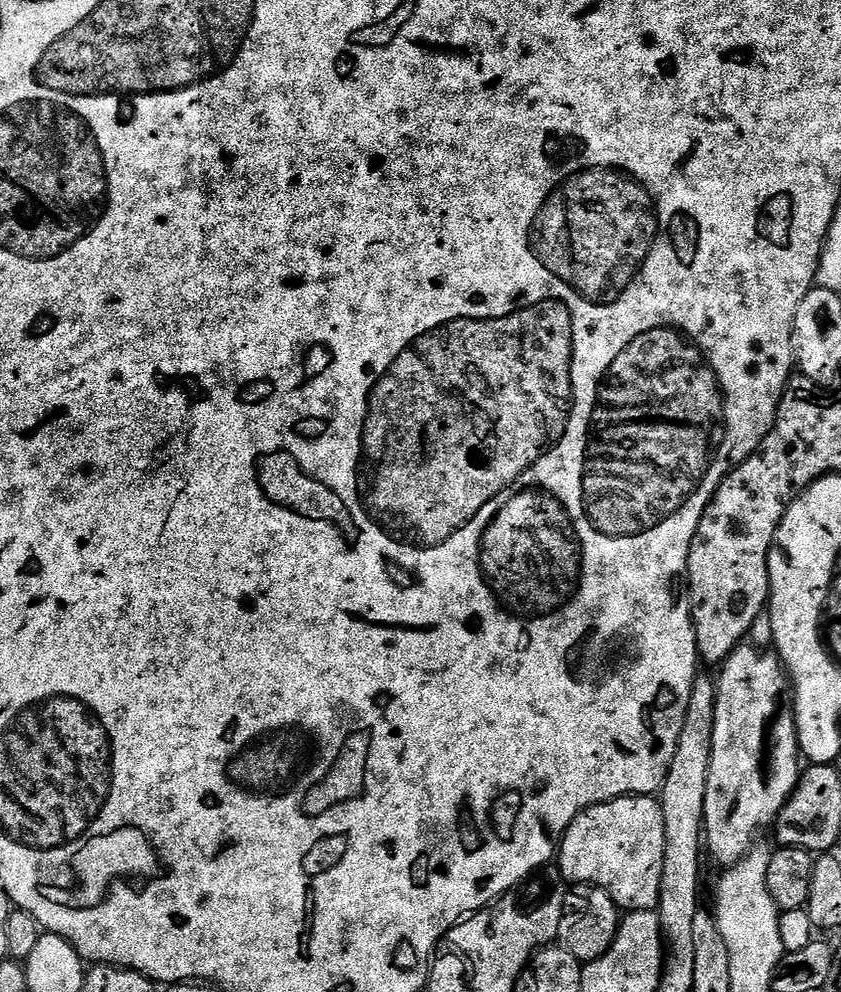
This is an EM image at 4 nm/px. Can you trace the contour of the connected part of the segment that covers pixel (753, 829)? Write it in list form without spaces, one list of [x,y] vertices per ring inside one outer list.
[[[747,646],[735,648],[719,669],[720,676],[716,680],[714,742],[710,750],[710,778],[706,778],[702,840],[707,855],[709,852],[723,866],[735,866],[753,851],[756,835],[763,828],[771,829],[775,825],[778,814],[788,805],[802,775],[790,677],[779,656],[768,652]]]

